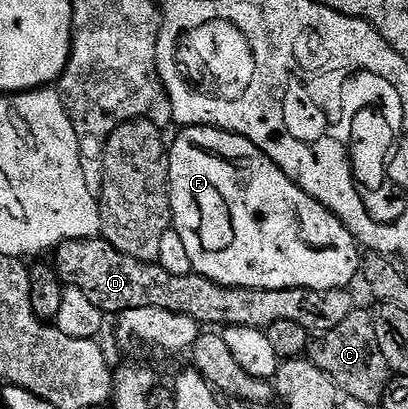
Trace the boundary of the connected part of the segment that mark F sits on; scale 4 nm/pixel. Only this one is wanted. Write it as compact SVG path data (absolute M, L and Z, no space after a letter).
M187 126L180 131L177 139L172 139L169 152L169 195L171 196L171 212L173 213L172 229L179 232L179 240L183 240L187 252L191 256L191 264L196 273L202 274L220 286L237 288L259 288L260 290L282 290L283 288L311 288L312 290L340 290L348 287L349 281L359 274L359 243L352 232L340 222L336 214L331 213L323 204L319 204L310 194L303 192L292 182L281 169L268 158L251 140L230 130L219 130L216 126Z

